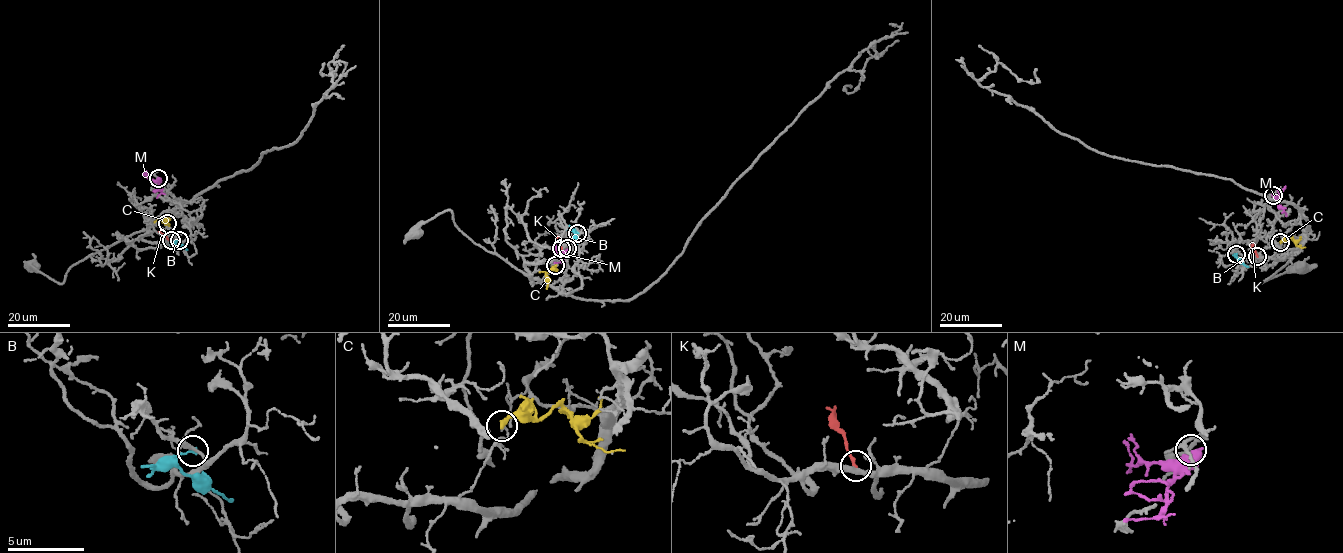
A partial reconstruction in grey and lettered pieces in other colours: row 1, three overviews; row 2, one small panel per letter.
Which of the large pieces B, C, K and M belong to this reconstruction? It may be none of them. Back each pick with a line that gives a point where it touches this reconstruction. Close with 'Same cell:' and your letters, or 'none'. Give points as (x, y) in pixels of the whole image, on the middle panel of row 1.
Same cell: none

